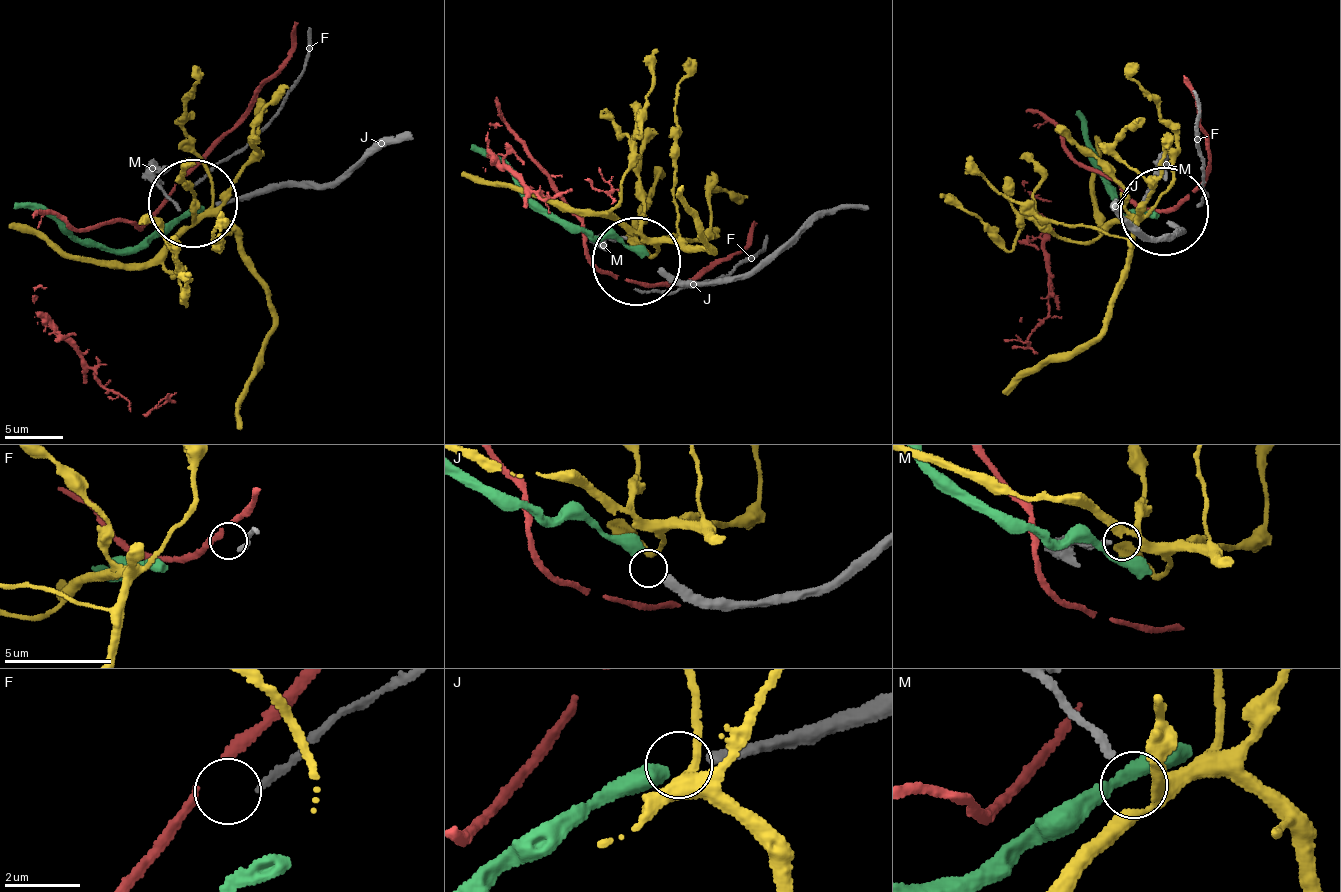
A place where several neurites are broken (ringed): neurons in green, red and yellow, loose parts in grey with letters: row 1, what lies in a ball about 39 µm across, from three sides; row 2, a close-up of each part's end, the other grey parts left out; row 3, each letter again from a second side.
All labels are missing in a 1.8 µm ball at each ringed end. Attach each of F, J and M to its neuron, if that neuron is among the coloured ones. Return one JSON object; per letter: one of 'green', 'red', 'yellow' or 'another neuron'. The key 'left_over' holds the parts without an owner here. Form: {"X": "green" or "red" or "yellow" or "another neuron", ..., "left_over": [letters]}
{"F": "another neuron", "J": "green", "M": "yellow", "left_over": ["F"]}

